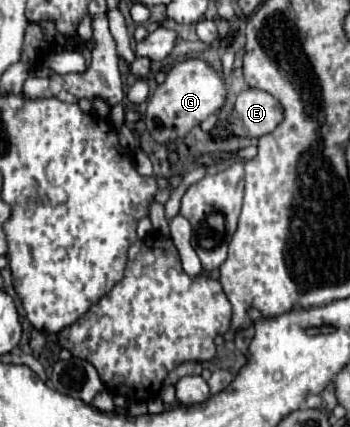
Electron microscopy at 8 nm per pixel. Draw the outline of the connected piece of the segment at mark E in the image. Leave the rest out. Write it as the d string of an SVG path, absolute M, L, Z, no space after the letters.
M260 89L242 91L236 99L228 135L234 131L240 137L262 137L272 133L284 117L284 109L270 93Z

